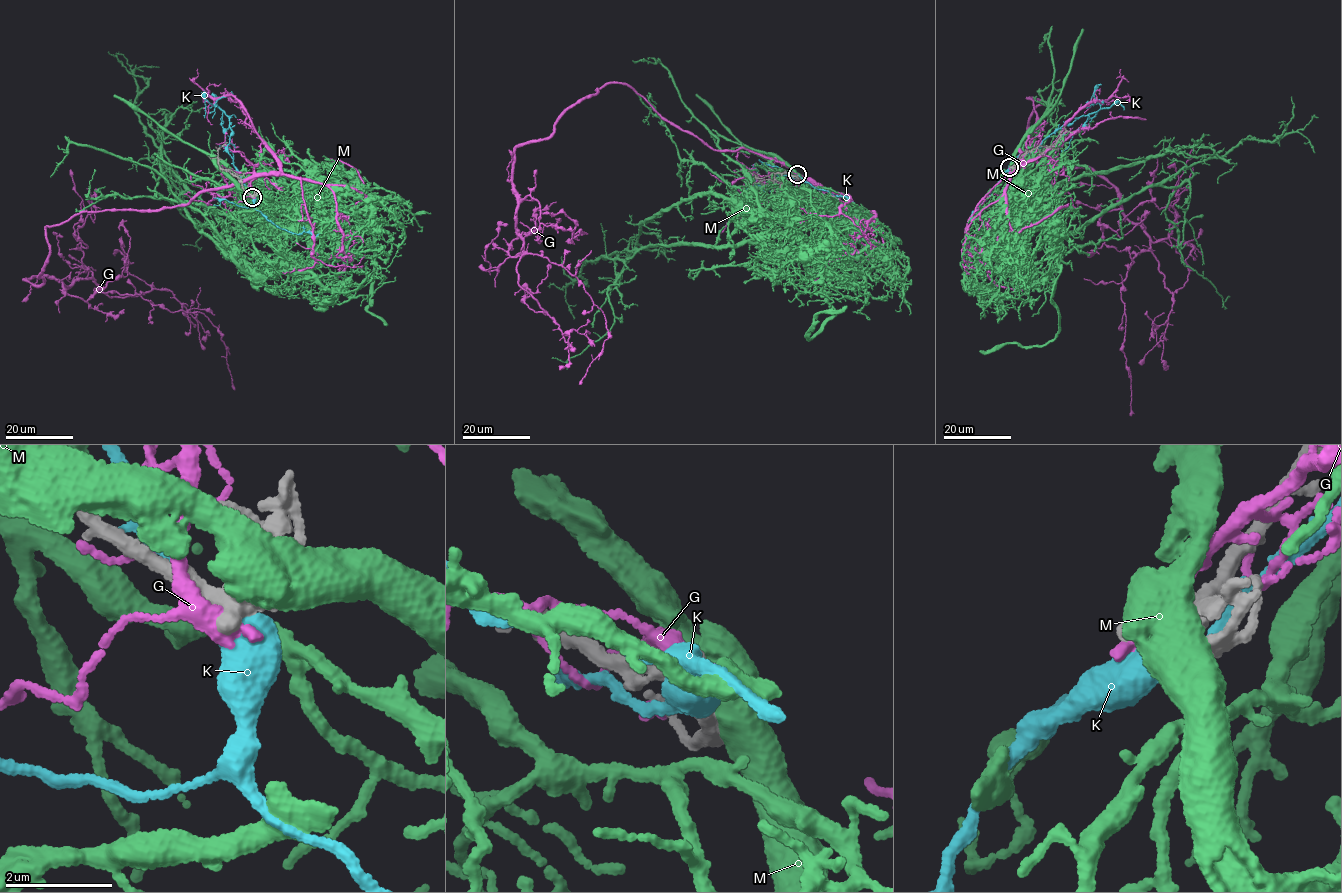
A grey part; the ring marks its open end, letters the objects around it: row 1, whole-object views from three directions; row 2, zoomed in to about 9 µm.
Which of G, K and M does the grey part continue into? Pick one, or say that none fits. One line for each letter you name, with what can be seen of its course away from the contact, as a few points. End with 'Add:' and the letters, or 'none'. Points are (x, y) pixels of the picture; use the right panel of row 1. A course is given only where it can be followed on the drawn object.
Add: none

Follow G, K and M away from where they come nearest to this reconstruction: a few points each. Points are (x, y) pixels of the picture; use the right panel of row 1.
G: (1010, 166), (1033, 140), (1033, 98), (1030, 138), (1105, 177), (1146, 231), (1120, 291), (1131, 416)
K: (1011, 168), (1066, 124), (1095, 112), (1073, 134), (1068, 147), (1061, 151)
M: (1013, 166), (1034, 185), (1044, 225), (1068, 231), (1143, 187), (1175, 188), (1165, 217), (1183, 262), (1230, 297)

